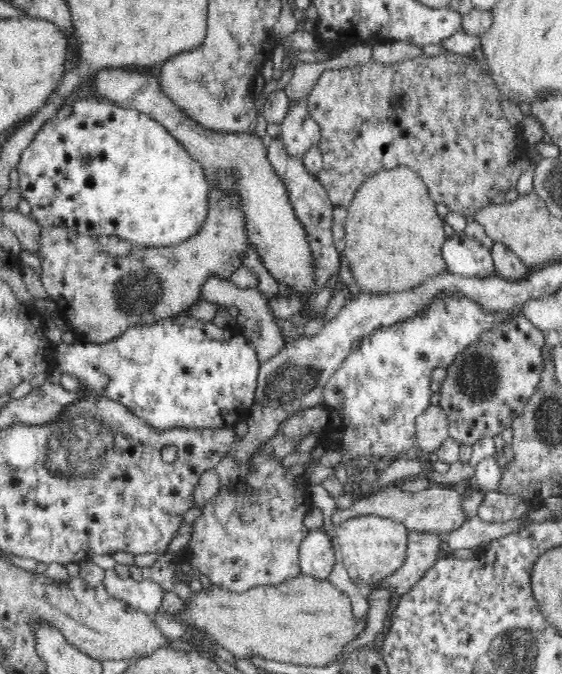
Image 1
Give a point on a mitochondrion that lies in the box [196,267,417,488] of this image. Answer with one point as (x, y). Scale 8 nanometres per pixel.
(291, 384)

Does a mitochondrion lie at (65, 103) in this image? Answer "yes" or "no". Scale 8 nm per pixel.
no

